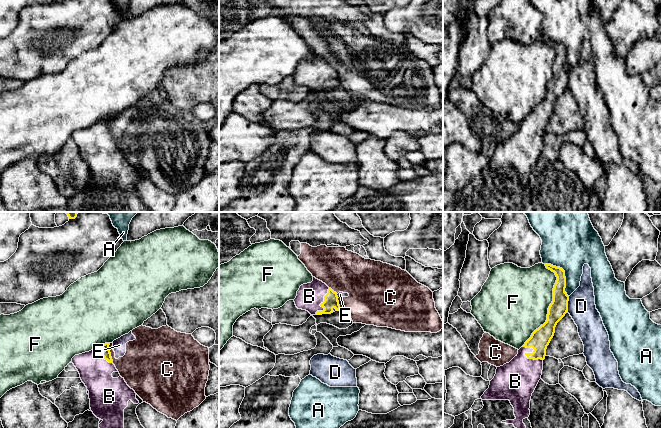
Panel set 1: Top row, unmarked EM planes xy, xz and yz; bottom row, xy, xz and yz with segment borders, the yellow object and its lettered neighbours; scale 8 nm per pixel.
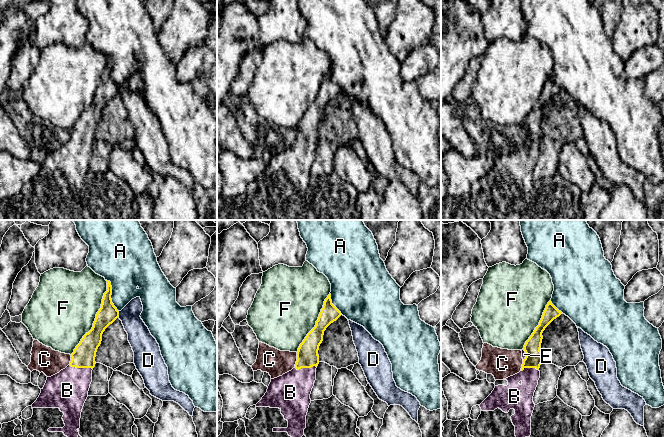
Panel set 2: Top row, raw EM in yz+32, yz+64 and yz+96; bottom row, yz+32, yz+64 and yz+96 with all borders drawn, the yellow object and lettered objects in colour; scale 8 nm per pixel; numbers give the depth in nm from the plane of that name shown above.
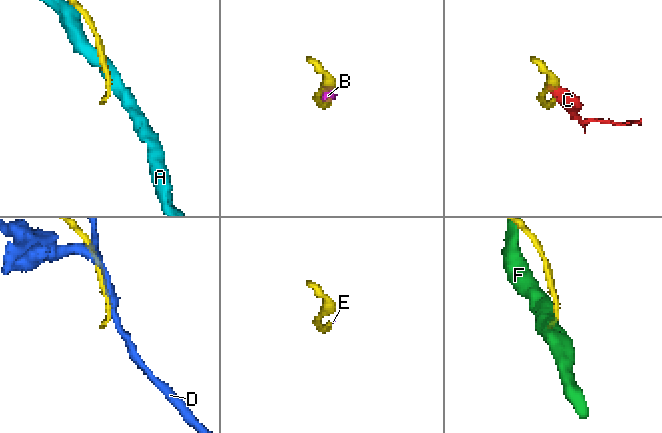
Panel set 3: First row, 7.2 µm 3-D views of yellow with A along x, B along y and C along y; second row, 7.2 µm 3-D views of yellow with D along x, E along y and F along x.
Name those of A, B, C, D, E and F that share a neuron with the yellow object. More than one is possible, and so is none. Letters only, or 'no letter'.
B

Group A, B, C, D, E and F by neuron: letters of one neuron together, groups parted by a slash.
A / B / C E / D / F

